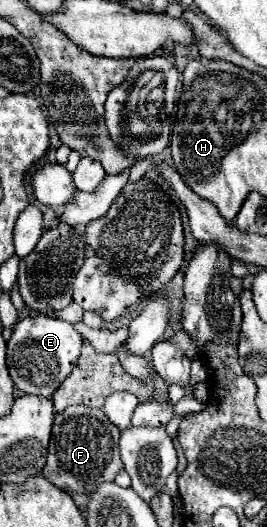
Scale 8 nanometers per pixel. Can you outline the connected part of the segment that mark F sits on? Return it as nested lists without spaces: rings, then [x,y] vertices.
[[[84,405],[68,407],[54,417],[48,459],[42,475],[50,483],[66,491],[80,509],[86,509],[92,493],[96,491],[96,485],[100,485],[100,481],[114,481],[116,475],[124,469],[118,451],[118,439],[120,431],[116,429],[116,425],[112,425],[112,421],[108,421],[102,409]]]

